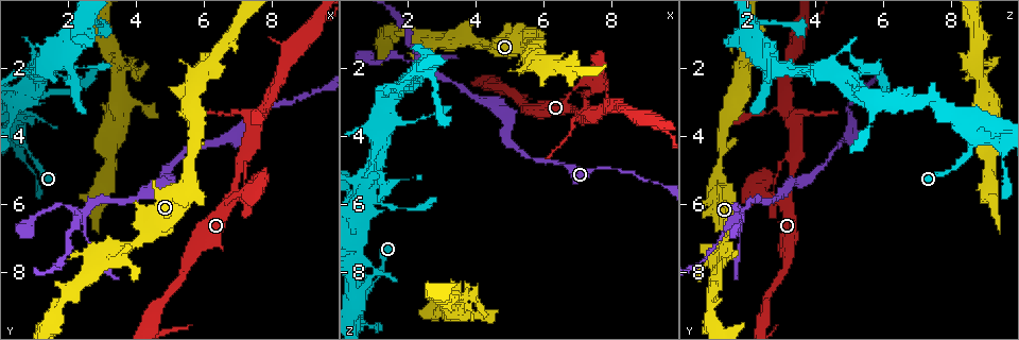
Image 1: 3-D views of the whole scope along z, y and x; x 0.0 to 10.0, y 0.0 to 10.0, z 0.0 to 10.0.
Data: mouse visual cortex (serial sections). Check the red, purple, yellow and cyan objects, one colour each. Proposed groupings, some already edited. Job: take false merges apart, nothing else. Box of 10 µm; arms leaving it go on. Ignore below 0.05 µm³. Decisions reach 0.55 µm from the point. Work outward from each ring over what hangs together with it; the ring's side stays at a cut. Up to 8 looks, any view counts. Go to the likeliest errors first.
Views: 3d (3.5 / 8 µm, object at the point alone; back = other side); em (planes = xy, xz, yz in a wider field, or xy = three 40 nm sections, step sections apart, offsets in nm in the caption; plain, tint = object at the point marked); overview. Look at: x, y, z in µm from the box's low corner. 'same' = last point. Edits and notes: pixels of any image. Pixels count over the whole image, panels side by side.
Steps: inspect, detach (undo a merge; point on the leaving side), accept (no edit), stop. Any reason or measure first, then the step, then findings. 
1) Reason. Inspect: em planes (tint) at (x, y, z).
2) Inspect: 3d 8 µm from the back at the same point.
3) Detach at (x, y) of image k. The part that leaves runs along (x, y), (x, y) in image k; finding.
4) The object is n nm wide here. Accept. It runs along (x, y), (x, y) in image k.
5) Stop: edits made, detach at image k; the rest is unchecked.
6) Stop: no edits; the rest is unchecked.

Three-way junction. Inspect: 3d 3.5 µm from the back at (2.35, 6.40, 1.75).

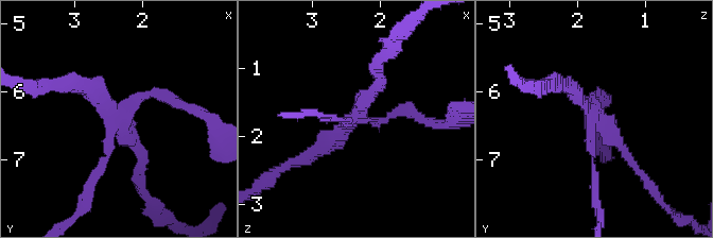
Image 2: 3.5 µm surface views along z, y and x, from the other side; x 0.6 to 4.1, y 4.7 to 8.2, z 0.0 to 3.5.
Inspect: em xy step 2 (tint) at (2.35, 6.40, 1.75).

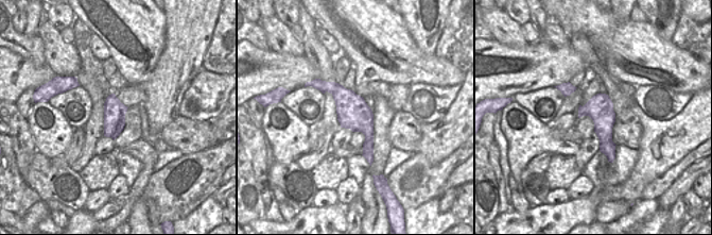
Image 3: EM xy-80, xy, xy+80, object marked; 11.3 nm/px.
Accept. It runs along (320, 87), (363, 121), (370, 158) in image 3; all the same cell.

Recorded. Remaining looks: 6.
A fork. Inspect: 3d 3.5 µm at (3.75, 7.35, 1.20).

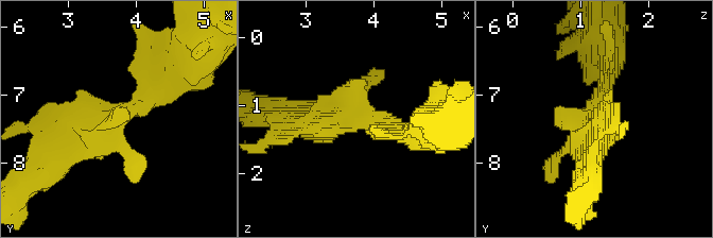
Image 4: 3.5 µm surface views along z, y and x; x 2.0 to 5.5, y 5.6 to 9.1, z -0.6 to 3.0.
Inspect: em xy step 5 (tint) at (3.70, 7.35, 1.20).

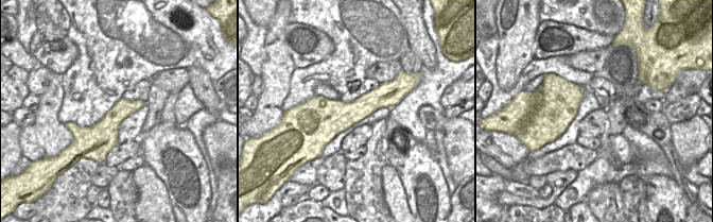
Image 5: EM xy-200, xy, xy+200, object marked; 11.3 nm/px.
Accept. It runs along (172, 78), (61, 155) in image 4; continuous, no second cell.

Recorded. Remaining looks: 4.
Arms part here. Inspect: 3d 3.5 µm at (1.80, 1.80, 2.50).

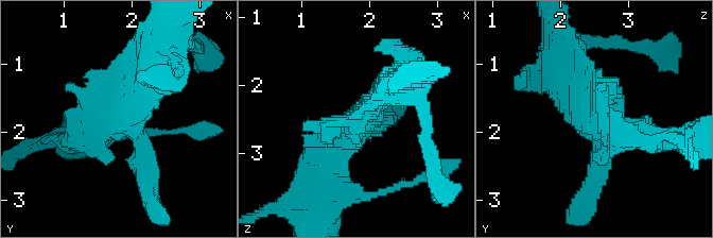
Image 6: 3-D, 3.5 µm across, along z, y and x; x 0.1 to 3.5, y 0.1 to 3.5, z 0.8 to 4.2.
Accept. It runs along (650, 135), (594, 119), (558, 66) in image 6; all the same cell.

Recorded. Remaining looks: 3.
Abrupt turn. Inspect: 3d 8 µm at (1.00, 2.95, 5.90).

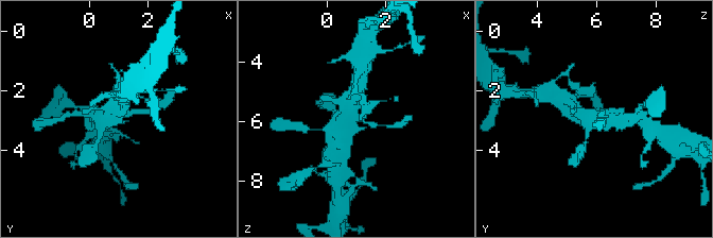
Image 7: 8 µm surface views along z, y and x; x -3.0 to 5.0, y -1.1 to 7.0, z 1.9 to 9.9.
The arms are 150, 500 nm wide. Inspect: em xy step 1 (tint) at the same point.

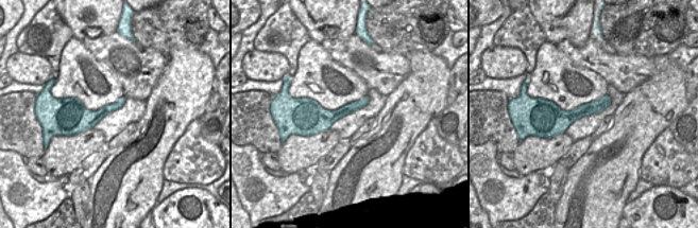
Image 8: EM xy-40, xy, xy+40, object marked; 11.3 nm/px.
Accept. It runs along (101, 120), (146, 112) in image 7; continuous, no second cell.

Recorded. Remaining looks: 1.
Stop: no edits; the rest is unchecked.

